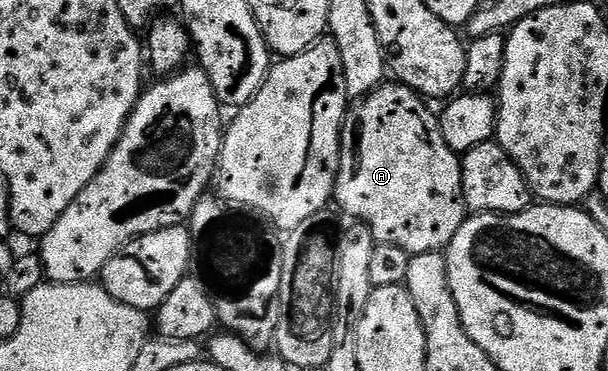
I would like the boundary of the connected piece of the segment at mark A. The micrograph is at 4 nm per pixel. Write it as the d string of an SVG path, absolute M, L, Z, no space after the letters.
M398 82L380 84L356 104L359 105L354 105L343 119L334 203L339 203L352 221L366 224L380 244L401 246L410 256L443 252L465 221L465 205L461 156L445 142L438 115L427 109L424 97Z

